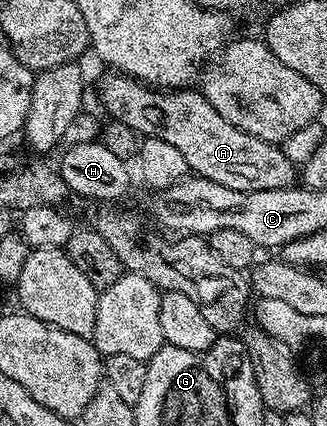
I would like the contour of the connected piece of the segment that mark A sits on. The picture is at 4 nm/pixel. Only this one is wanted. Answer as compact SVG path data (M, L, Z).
M116 71L106 72L101 81L101 101L112 120L131 127L133 132L142 138L158 137L163 143L171 143L183 151L183 159L189 164L190 170L198 177L211 179L211 183L223 183L223 187L231 187L231 191L263 191L264 189L288 189L294 184L295 167L291 159L287 159L284 148L278 147L272 141L264 141L255 135L247 135L247 131L239 131L235 123L227 123L209 100L199 91L192 88L162 91L160 88L136 81L125 73Z

